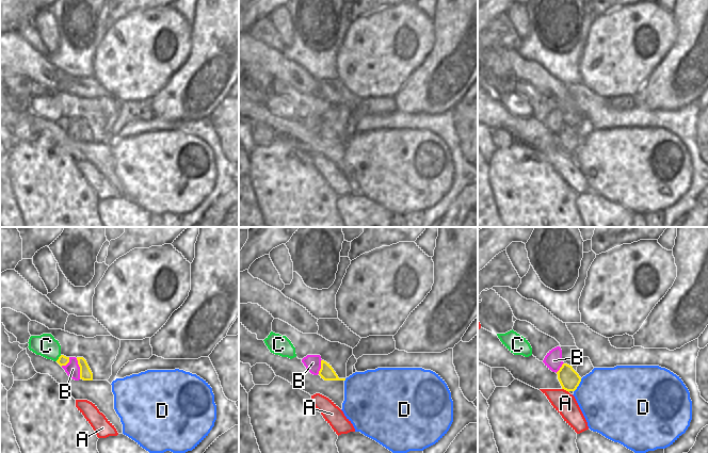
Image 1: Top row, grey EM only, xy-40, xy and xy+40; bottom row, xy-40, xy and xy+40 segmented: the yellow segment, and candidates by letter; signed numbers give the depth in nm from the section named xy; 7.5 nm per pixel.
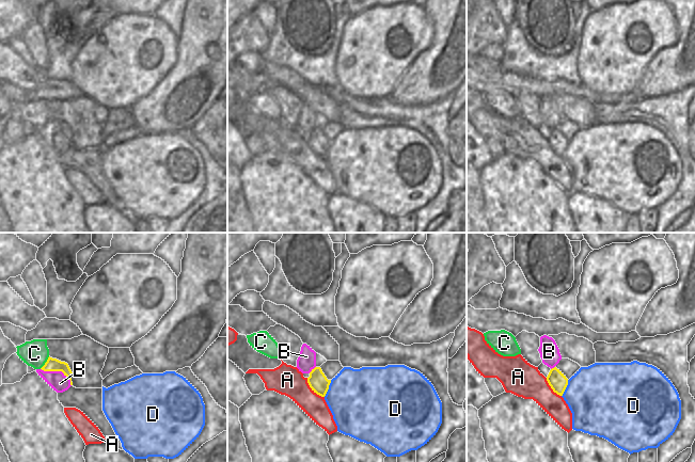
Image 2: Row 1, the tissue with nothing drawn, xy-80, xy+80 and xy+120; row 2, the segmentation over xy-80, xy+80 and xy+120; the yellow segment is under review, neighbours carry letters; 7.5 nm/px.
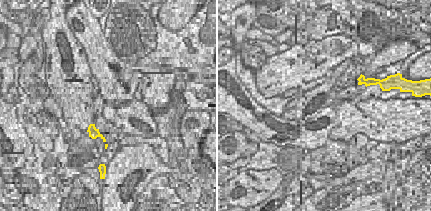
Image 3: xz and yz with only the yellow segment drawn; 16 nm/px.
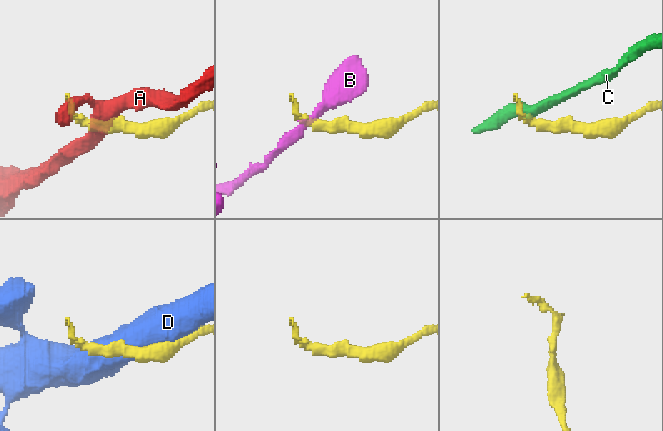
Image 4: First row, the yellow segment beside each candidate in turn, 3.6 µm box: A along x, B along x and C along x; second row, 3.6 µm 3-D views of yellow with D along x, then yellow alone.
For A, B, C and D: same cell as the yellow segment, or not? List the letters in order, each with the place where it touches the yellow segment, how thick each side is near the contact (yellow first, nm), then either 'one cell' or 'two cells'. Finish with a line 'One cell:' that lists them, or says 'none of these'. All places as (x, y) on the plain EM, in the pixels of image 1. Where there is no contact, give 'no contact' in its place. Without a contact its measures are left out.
A: meets yellow in xy+40 at (565, 150); 160 nm thick on the yellow side, 160 nm on the other; two cells
B: meets yellow in xy-40 at (80, 129); 90 nm thick on the yellow side, 110 nm on the other; two cells
C: meets yellow in xy-40 at (59, 119); 80 nm thick on the yellow side, 170 nm on the other; two cells
D: meets yellow in xy+40 at (578, 146); 160 nm thick on the yellow side, 460 nm on the other; two cells
One cell: none of these

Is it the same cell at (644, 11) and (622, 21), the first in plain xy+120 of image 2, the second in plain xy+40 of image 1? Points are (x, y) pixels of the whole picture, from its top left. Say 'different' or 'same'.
same

